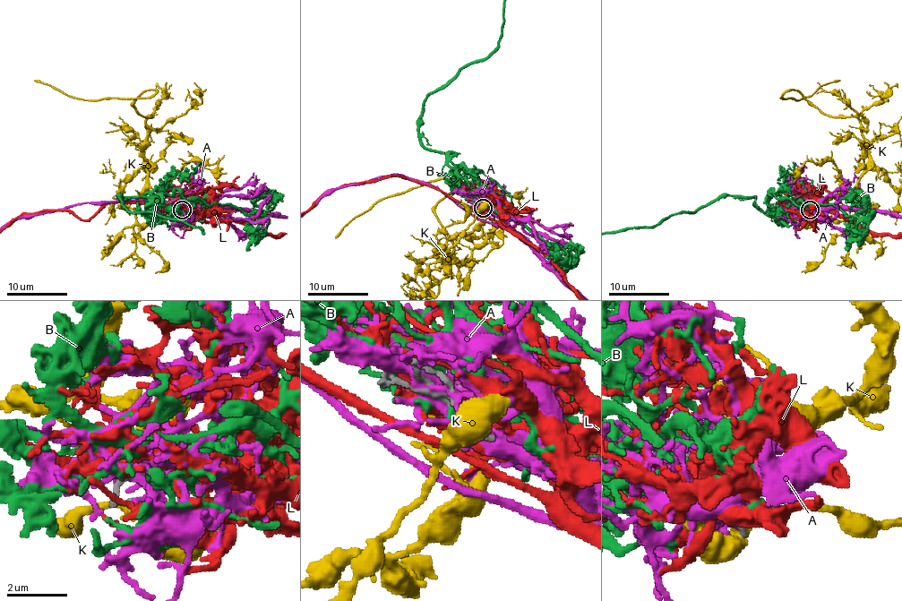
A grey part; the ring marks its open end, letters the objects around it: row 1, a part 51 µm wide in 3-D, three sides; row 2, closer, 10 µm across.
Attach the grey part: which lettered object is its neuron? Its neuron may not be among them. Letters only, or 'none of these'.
L

